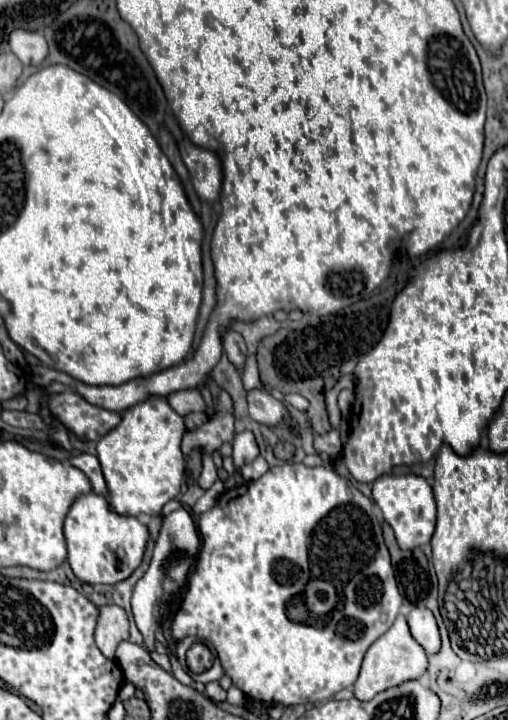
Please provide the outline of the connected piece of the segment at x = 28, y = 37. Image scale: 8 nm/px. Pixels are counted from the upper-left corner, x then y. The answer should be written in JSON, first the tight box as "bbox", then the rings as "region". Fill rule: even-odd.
{"bbox":[10,30,48,66],"region":[[[16,30],[10,36],[10,48],[24,66],[40,66],[48,56],[46,38],[40,32]]]}

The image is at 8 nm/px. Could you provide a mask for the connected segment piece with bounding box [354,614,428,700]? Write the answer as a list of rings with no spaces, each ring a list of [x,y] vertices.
[[[400,614],[394,620],[394,624],[368,648],[368,652],[362,660],[360,676],[354,684],[354,696],[358,700],[372,700],[372,696],[382,692],[384,688],[392,688],[396,684],[402,684],[404,680],[420,678],[426,668],[428,668],[428,656],[426,656],[424,648],[412,638],[412,634],[408,630],[408,622]]]

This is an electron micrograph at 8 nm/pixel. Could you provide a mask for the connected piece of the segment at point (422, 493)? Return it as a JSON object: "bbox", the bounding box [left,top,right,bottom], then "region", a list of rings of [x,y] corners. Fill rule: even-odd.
{"bbox":[372,474,436,550],"region":[[[384,474],[374,480],[372,496],[376,504],[380,506],[384,520],[392,526],[400,548],[412,550],[430,542],[434,534],[434,526],[436,526],[436,502],[426,478],[416,474],[402,474],[402,476]]]}

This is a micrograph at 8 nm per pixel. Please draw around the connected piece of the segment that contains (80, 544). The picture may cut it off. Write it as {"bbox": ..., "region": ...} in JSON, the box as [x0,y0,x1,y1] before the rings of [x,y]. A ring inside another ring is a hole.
{"bbox":[64,492,148,584],"region":[[[90,492],[78,496],[70,506],[64,522],[64,536],[68,544],[68,562],[78,580],[86,584],[118,584],[142,564],[148,528],[134,516],[114,512],[106,496]]]}

